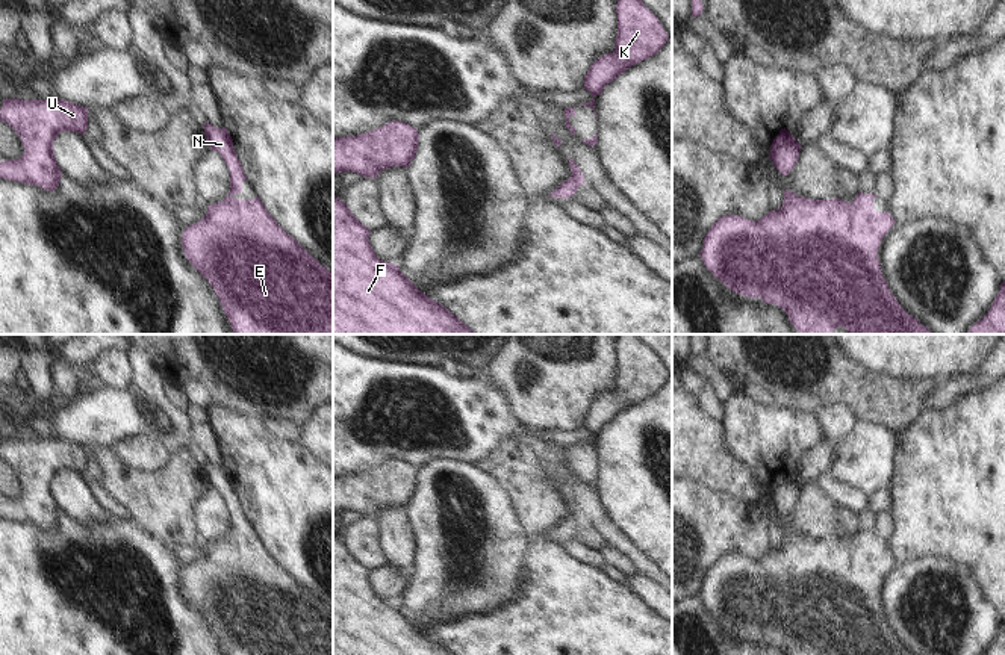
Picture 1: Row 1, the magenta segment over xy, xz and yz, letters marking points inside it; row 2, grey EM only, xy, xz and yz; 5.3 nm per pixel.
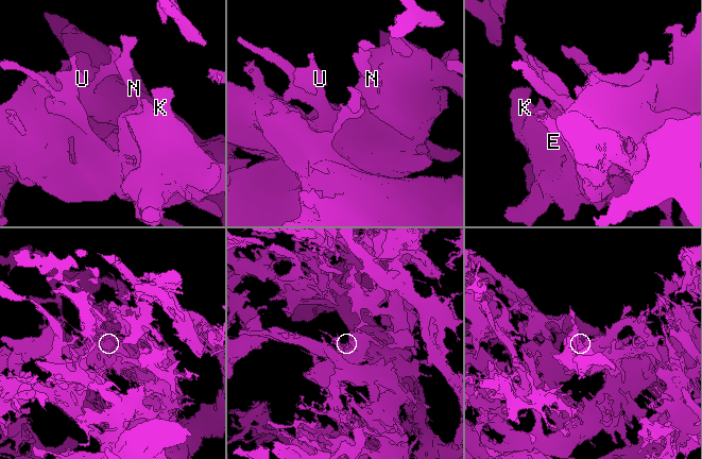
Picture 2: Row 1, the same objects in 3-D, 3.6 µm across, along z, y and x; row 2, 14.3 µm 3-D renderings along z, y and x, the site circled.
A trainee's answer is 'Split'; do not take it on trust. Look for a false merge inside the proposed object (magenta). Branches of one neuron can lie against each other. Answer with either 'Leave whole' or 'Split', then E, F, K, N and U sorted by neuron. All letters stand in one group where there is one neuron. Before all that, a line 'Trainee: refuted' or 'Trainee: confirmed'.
Trainee: refuted
Leave whole. Groups: E F K N U

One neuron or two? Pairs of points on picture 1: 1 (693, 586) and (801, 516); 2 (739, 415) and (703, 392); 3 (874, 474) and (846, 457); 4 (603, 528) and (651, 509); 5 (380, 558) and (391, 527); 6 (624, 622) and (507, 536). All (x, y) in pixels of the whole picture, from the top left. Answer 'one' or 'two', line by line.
1: one
2: two
3: one
4: two
5: two
6: two

